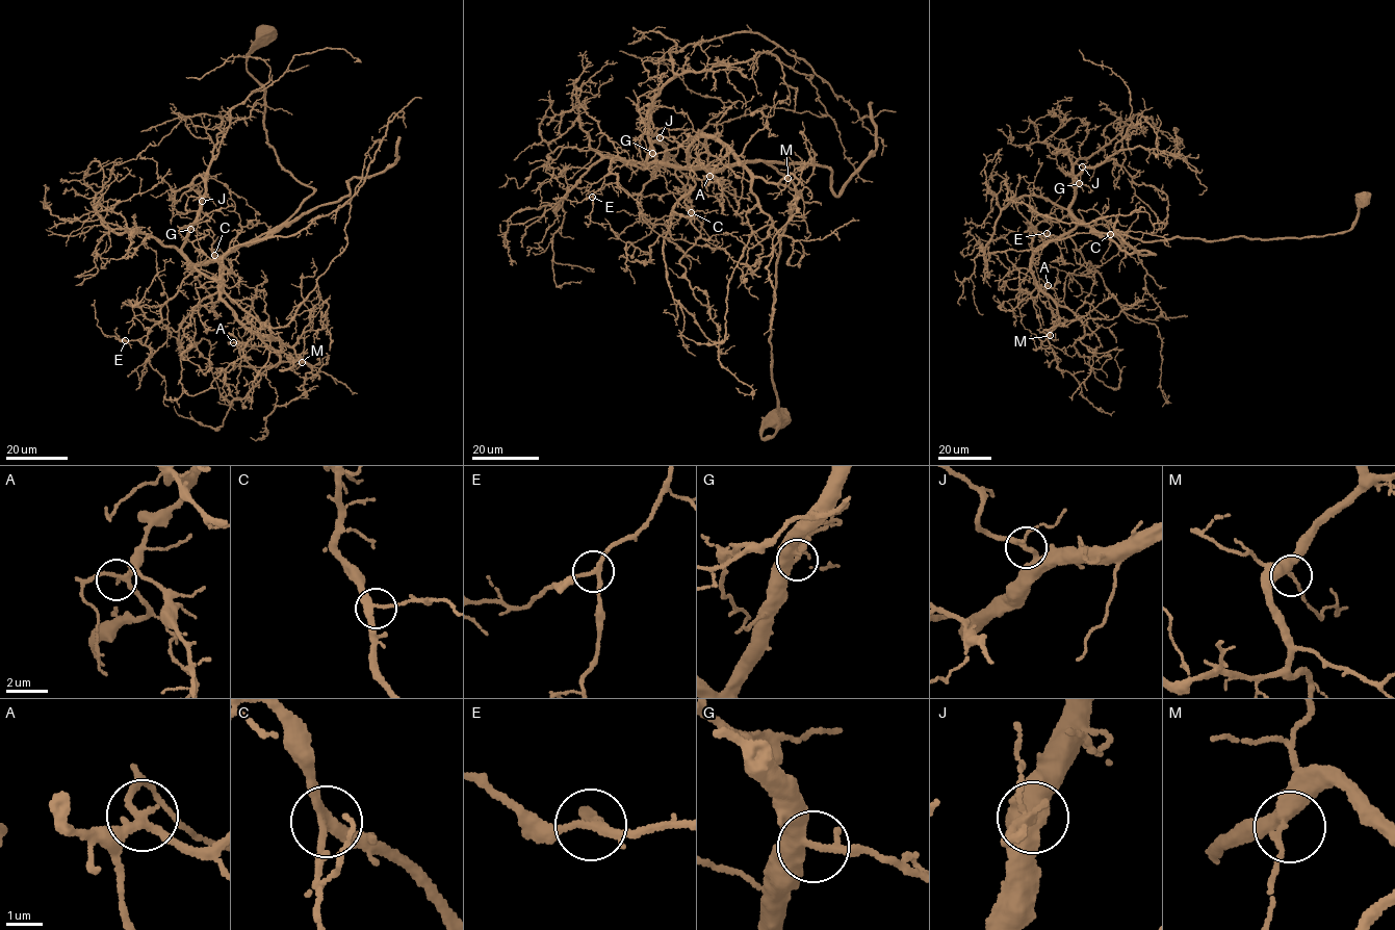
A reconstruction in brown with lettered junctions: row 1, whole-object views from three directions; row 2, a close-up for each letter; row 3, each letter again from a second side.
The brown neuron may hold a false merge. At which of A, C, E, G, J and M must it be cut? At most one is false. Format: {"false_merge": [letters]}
{"false_merge": []}

